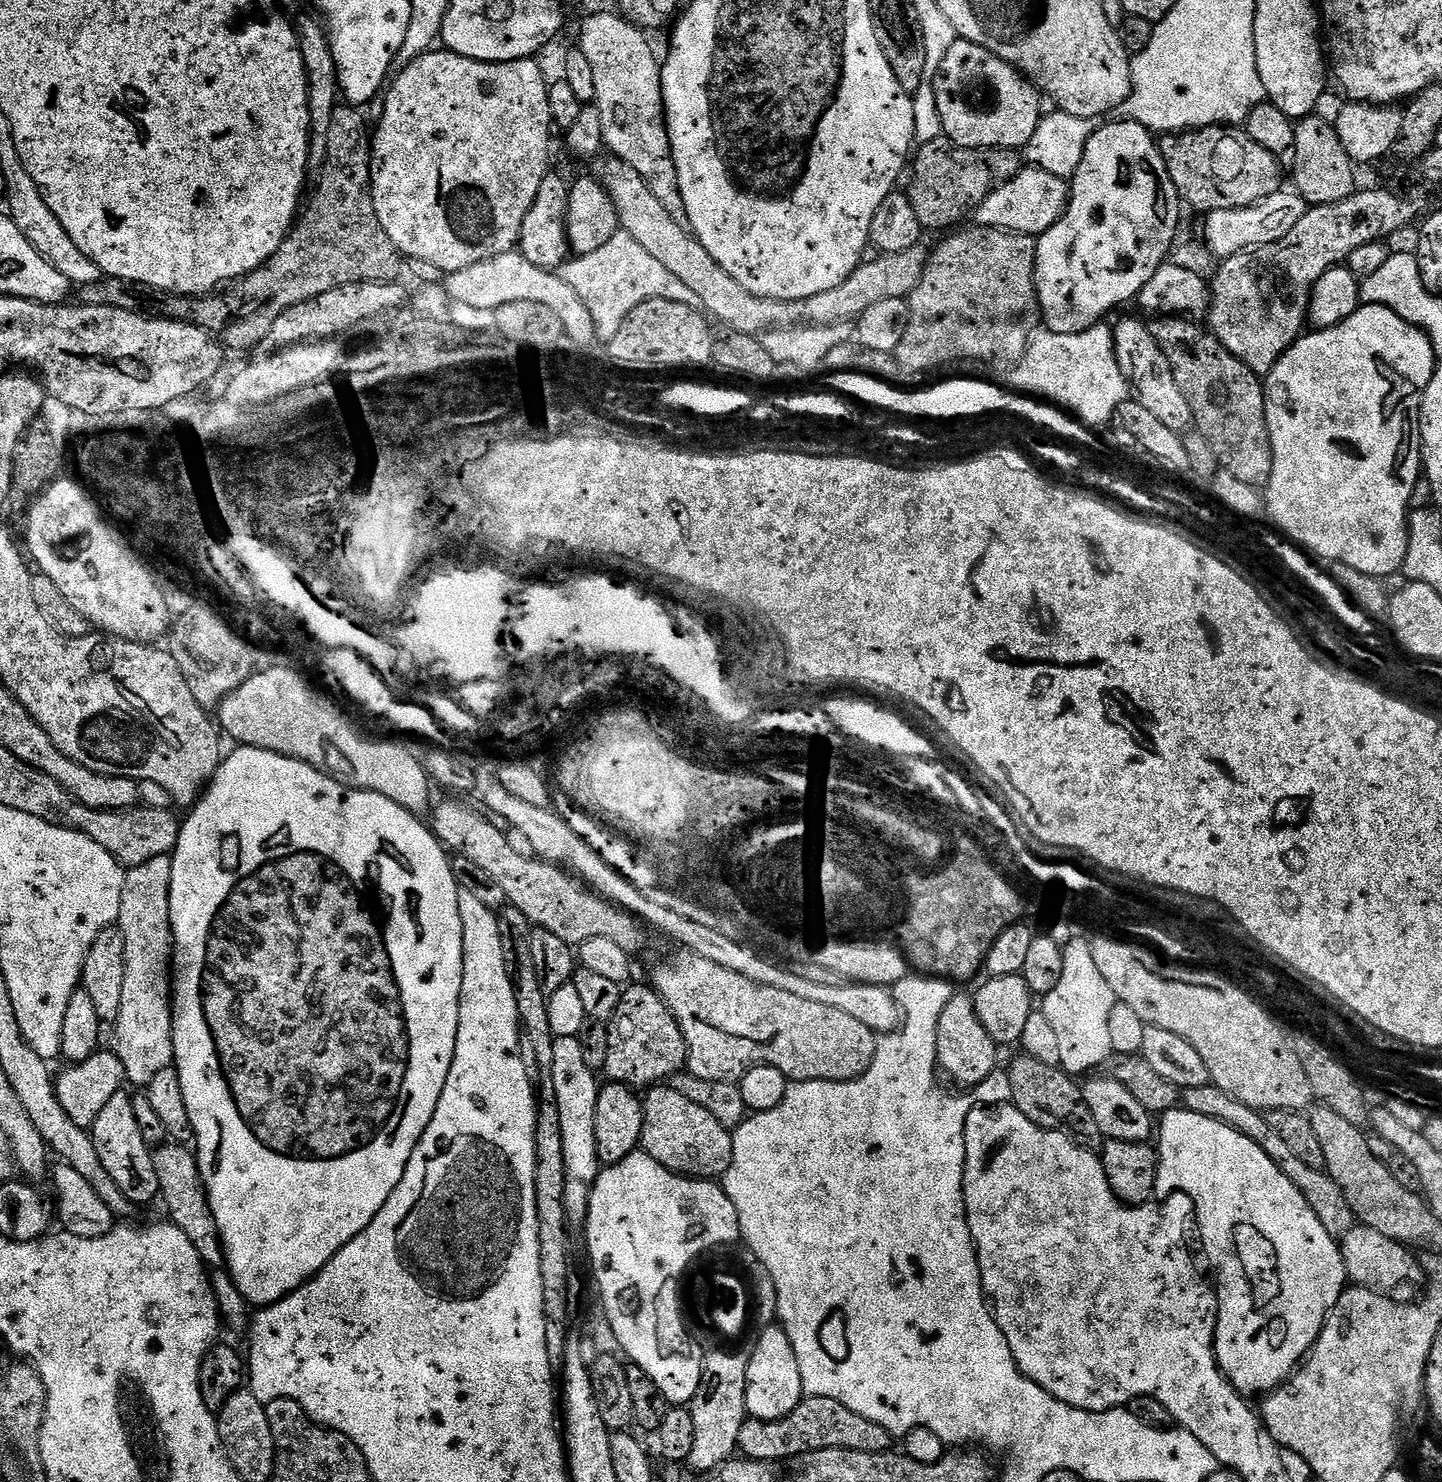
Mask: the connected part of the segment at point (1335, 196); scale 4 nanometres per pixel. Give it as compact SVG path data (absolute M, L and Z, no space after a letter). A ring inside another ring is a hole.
M1318 114L1295 121L1295 125L1294 154L1290 157L1292 180L1296 183L1293 184L1295 191L1300 193L1309 206L1333 204L1350 198L1358 188L1356 184L1358 168L1338 139L1336 125L1326 122Z

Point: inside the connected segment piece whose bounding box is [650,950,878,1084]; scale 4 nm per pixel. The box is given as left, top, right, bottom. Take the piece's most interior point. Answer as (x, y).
(730, 1024)

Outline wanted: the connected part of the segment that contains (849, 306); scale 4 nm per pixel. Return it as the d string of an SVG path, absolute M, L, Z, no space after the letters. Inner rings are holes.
M609 155L607 159L605 164L597 166L594 176L603 183L612 200L615 201L620 213L621 229L627 232L630 238L634 238L634 242L638 242L638 246L645 248L652 257L658 258L658 262L662 262L662 266L666 266L666 270L670 270L670 274L674 274L674 278L678 278L680 282L690 286L690 290L694 290L694 294L698 294L698 298L702 298L707 315L713 321L721 320L725 324L723 327L733 332L759 337L773 329L791 328L795 325L832 325L855 321L866 310L870 310L870 306L874 306L878 302L886 302L886 298L902 300L911 296L922 278L924 268L928 265L929 249L927 247L924 249L925 245L918 243L905 252L877 255L875 257L877 260L873 264L861 263L860 267L852 271L850 278L846 278L846 282L842 282L842 286L838 286L834 290L826 290L826 294L814 294L814 298L805 300L763 300L750 294L750 290L746 290L746 286L734 282L734 278L730 278L730 274L726 274L726 270L722 270L722 266L718 266L718 262L714 262L714 258L710 258L710 254L706 254L706 246L698 243L685 225L674 222L670 210L666 210L666 206L662 202L658 202L654 190L650 190L650 186L646 186L642 174L638 174L638 170L634 170L634 166L622 163L618 157L613 155Z

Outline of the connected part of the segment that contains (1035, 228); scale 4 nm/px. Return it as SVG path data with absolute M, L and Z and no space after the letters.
M1024 166L1021 167L1020 173L1013 180L1006 182L1006 186L994 190L977 206L974 220L982 228L1000 228L1003 232L1021 232L1024 236L1039 237L1041 232L1049 232L1064 217L1068 210L1069 195L1070 184L1067 179L1056 177L1044 169Z

